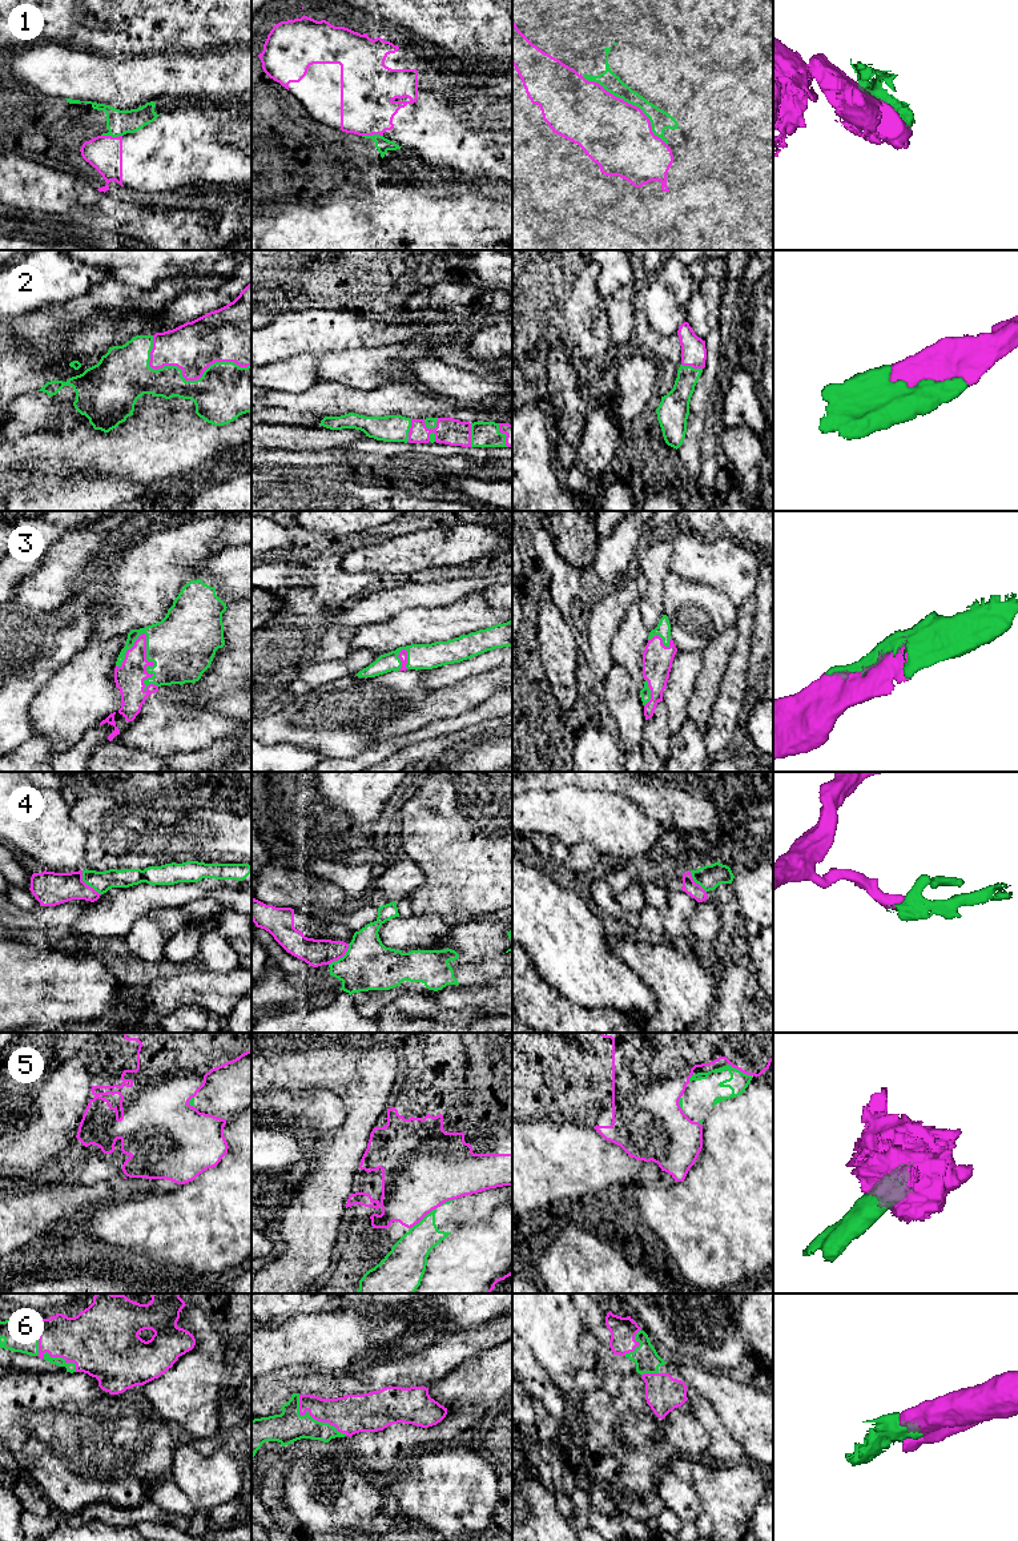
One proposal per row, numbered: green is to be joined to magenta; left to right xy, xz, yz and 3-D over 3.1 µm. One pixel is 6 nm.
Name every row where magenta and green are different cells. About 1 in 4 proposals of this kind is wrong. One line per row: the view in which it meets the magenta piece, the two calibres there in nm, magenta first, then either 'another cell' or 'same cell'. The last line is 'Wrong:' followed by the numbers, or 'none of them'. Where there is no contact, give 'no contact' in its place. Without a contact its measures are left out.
1: yz | 420/120 nm | same cell
2: xy | 300/320 nm | same cell
3: xy | 180/400 nm | same cell
4: xy | 200/130 nm | another cell
5: xz | 440/220 nm | another cell
6: xz | 240/190 nm | same cell
Wrong: 4, 5

